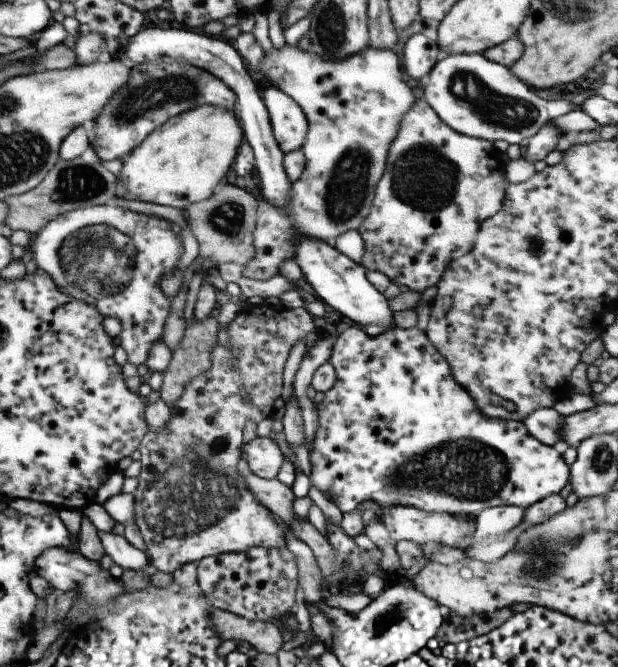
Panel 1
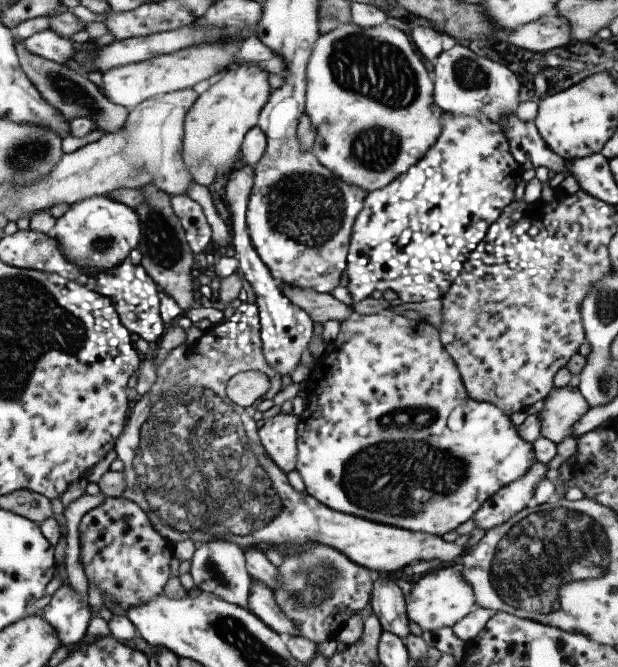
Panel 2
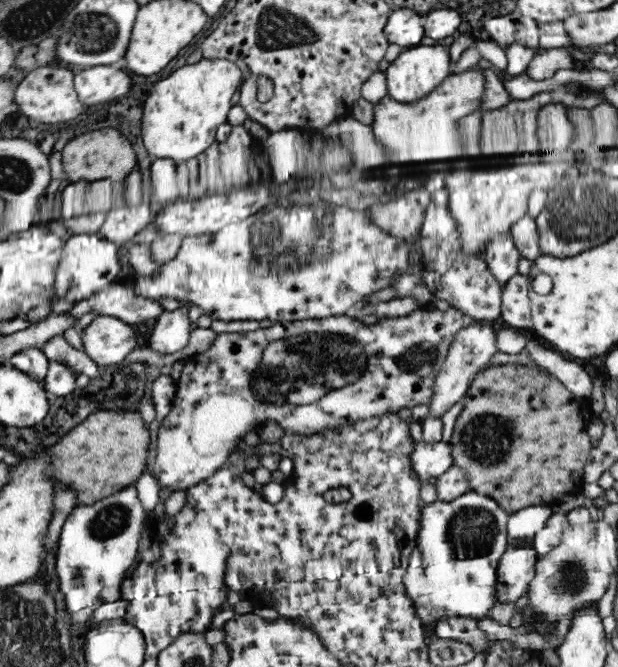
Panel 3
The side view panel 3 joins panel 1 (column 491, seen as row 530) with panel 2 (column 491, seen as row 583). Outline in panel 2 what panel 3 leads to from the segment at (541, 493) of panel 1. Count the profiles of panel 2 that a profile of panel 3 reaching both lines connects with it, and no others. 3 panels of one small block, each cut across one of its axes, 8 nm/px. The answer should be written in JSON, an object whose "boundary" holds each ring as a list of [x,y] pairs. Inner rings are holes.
{"boundary":[[[398,302],[388,308],[383,308],[377,314],[352,312],[351,316],[347,316],[347,320],[341,322],[337,338],[329,342],[325,348],[325,352],[330,352],[331,355],[328,359],[317,361],[316,367],[311,368],[305,380],[306,405],[298,416],[297,462],[295,462],[294,470],[301,477],[307,494],[331,510],[371,522],[395,526],[409,530],[409,532],[421,532],[441,537],[445,532],[454,530],[459,524],[473,516],[479,506],[501,486],[507,486],[517,478],[521,478],[536,460],[531,450],[531,443],[525,442],[517,434],[516,426],[511,424],[505,413],[493,404],[481,404],[475,400],[469,400],[469,396],[463,390],[463,384],[461,384],[461,378],[453,360],[449,360],[449,354],[441,346],[438,329],[433,328],[426,321],[407,318],[405,312],[411,311],[410,305],[406,303],[402,311],[401,303]]]}

